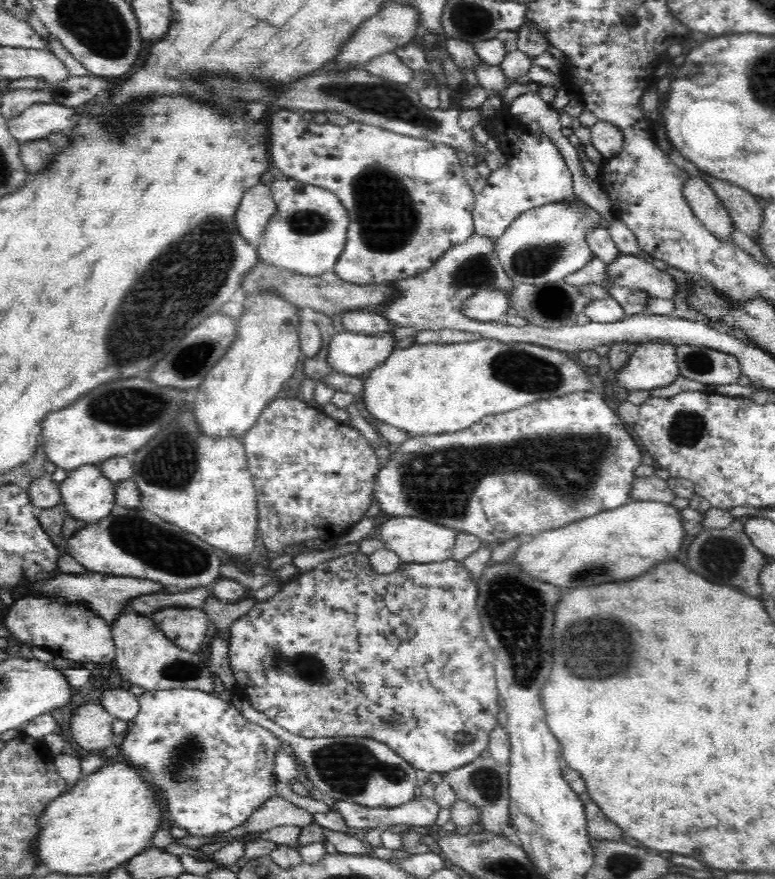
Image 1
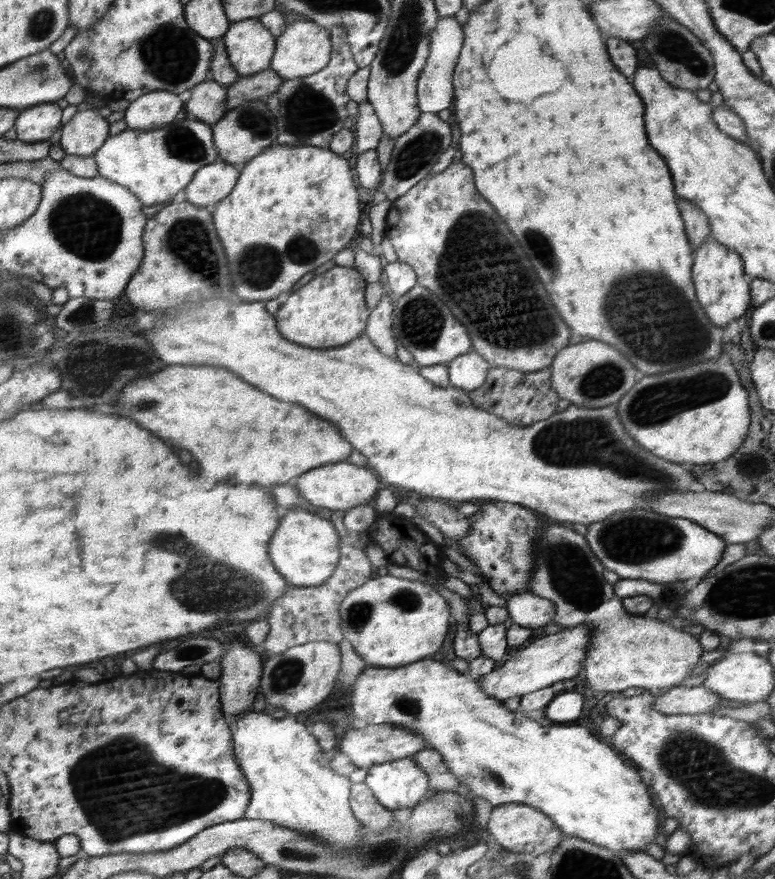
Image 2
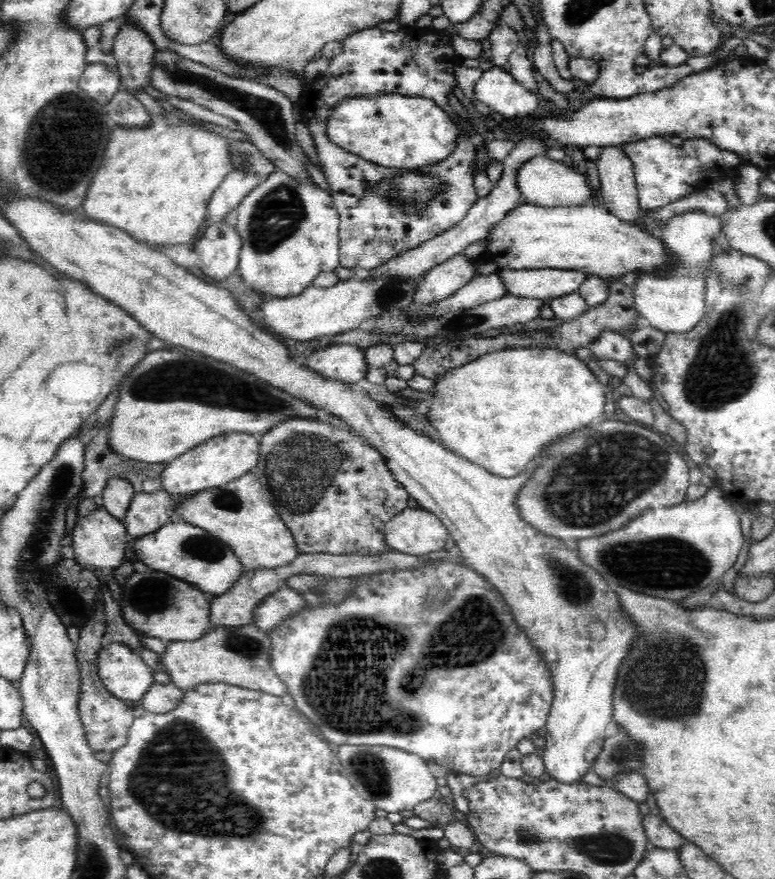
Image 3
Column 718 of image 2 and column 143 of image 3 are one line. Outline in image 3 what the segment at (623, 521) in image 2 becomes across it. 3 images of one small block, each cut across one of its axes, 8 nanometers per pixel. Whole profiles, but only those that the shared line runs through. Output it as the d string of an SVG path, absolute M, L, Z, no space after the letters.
M170 522L136 539L136 554L151 571L166 572L175 579L186 580L209 597L229 591L245 571L240 559L223 540L188 522Z

